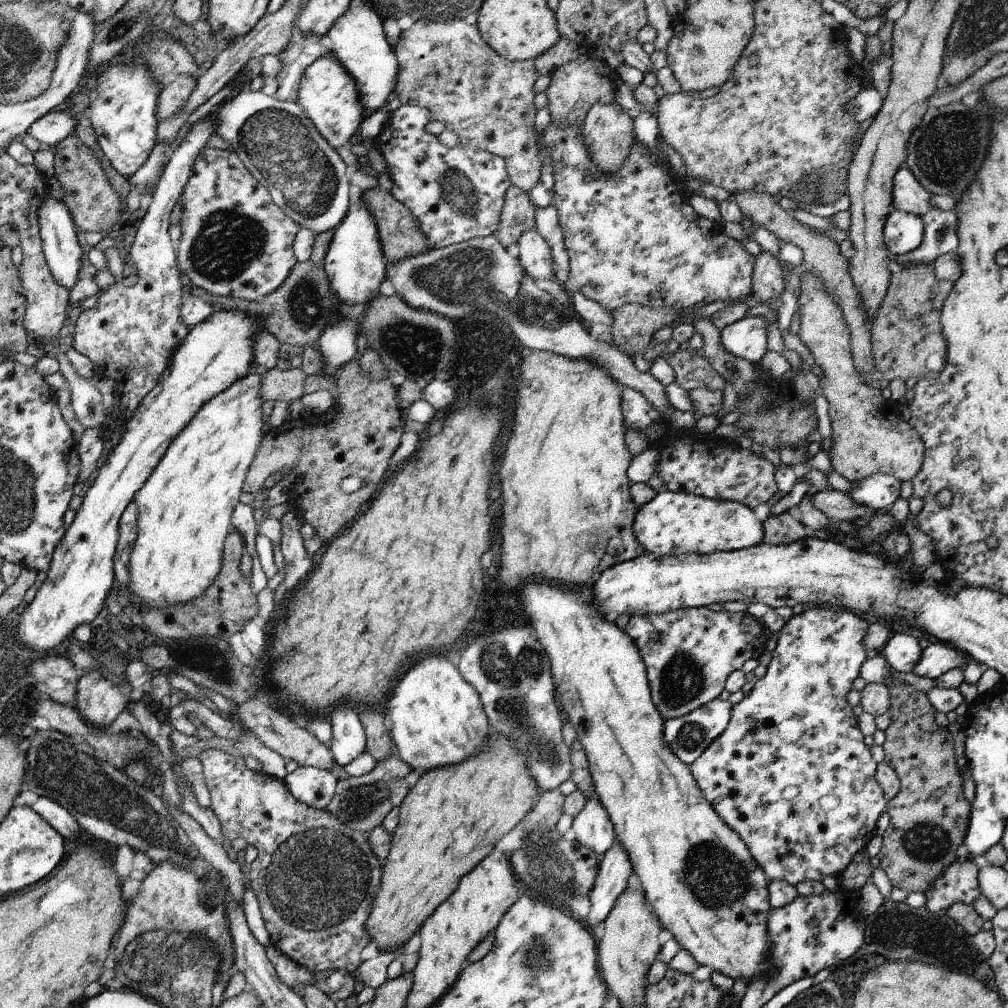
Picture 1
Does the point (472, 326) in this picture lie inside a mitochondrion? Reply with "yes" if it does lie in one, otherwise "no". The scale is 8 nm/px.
yes

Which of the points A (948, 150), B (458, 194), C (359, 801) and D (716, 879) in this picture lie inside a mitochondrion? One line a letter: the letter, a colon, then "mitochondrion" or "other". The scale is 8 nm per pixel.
A: mitochondrion
B: mitochondrion
C: mitochondrion
D: mitochondrion

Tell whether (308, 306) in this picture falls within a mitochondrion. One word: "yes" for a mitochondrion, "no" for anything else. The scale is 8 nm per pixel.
yes

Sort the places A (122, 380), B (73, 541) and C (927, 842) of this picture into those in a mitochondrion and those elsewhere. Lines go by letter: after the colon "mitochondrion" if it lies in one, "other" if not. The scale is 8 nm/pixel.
A: other
B: other
C: mitochondrion

